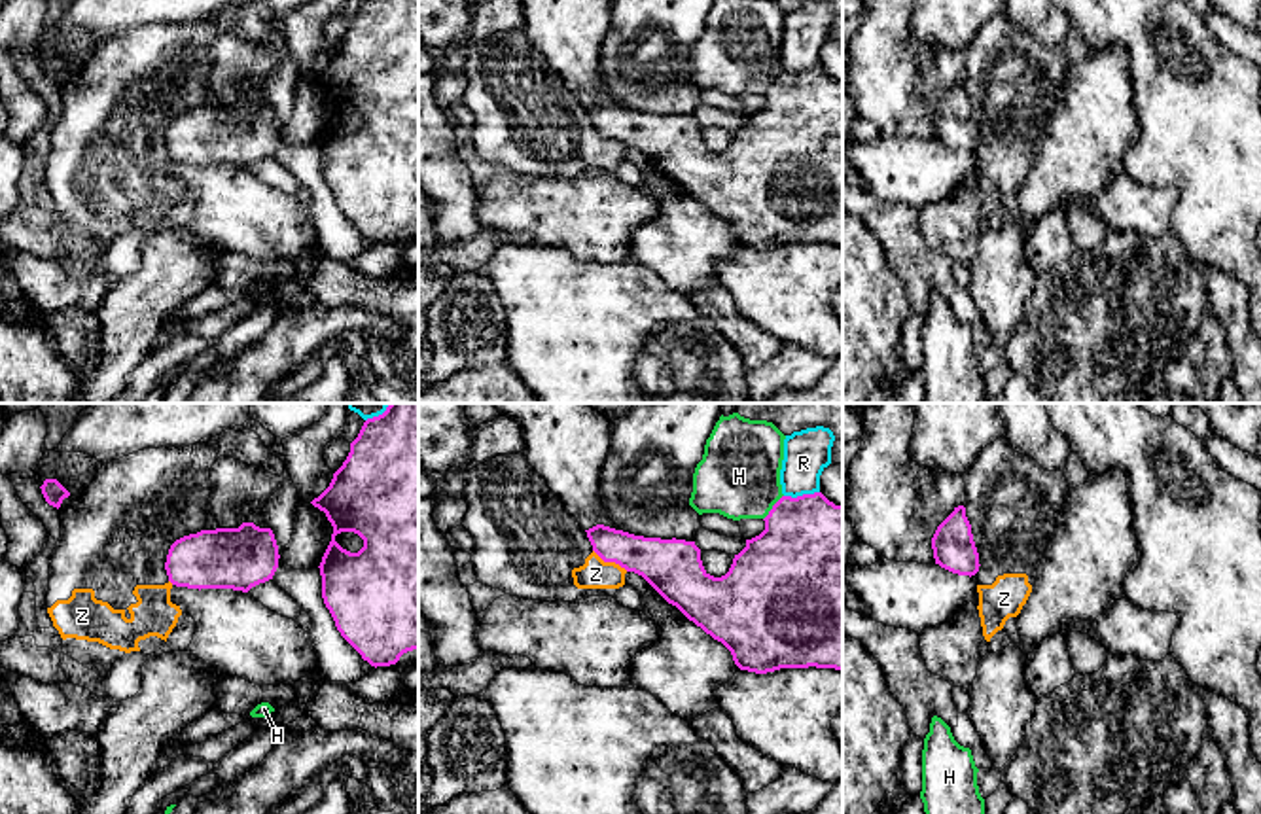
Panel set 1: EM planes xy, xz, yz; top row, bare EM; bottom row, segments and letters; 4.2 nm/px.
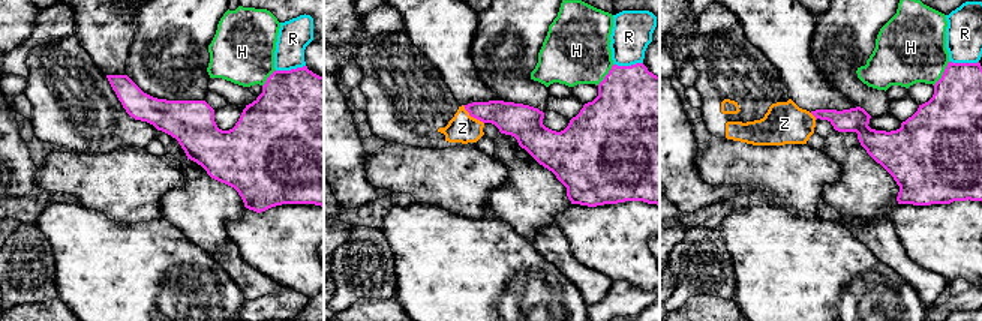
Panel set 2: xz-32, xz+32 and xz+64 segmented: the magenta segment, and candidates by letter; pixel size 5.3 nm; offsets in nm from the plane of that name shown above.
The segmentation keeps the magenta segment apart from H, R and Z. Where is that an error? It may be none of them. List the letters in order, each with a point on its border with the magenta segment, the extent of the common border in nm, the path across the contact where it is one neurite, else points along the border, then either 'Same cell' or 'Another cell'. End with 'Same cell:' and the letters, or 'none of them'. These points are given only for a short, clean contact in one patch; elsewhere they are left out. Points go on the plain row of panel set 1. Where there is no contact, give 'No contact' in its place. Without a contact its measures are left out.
H: Touches magenta at xz (773, 84). Shared border 140 nm. Another cell
R: Touches magenta at xz (803, 70). Shared border 150 nm. Another cell
Z: Touches magenta at xz (610, 137). Shared border 180 nm. Boundary: xz (593, 125), (604, 137), (614, 137), (627, 146). Another cell
Same cell: none of them

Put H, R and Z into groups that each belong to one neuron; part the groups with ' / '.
H / R / Z

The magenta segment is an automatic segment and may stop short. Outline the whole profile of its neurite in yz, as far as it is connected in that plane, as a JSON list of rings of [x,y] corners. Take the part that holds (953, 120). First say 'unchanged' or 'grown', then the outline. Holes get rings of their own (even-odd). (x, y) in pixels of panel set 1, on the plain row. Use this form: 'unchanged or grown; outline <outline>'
unchanged; outline [[[964,81],[954,83],[954,87],[937,102],[932,114],[932,125],[935,140],[952,150],[971,153],[979,148],[979,129]]]

